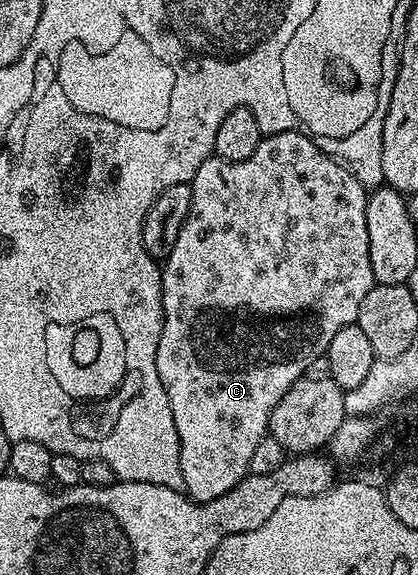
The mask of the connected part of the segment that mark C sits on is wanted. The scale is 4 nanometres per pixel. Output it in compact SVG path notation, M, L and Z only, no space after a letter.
M279 132L273 136L264 136L261 139L258 150L254 150L254 154L250 154L250 158L246 158L242 162L226 162L219 158L213 158L202 162L202 166L198 166L198 174L194 174L191 180L192 201L190 202L190 214L186 214L186 222L182 222L182 230L178 230L178 242L174 242L174 250L170 250L168 259L163 261L162 271L160 273L160 281L162 282L162 306L164 307L164 325L162 326L162 334L158 338L158 354L156 355L156 365L158 366L158 378L162 378L162 386L166 390L166 398L170 398L170 410L174 414L174 426L178 430L178 442L180 443L180 465L182 466L182 478L184 479L184 488L187 495L191 496L197 504L205 504L229 492L237 482L243 480L249 475L249 466L253 457L254 450L258 444L262 442L264 437L268 436L268 419L274 410L274 406L278 406L278 402L282 402L282 394L286 394L286 390L290 390L290 386L294 386L296 380L301 379L309 371L308 368L312 364L312 360L316 360L325 355L330 346L330 338L334 338L334 334L338 334L338 330L342 330L342 326L350 326L357 323L359 318L359 306L366 294L370 293L374 281L372 271L370 270L370 242L366 234L366 206L368 205L368 192L358 182L358 178L354 178L354 174L349 168L344 167L340 161L327 156L318 146L314 146L314 142L309 136L303 136L301 132Z

